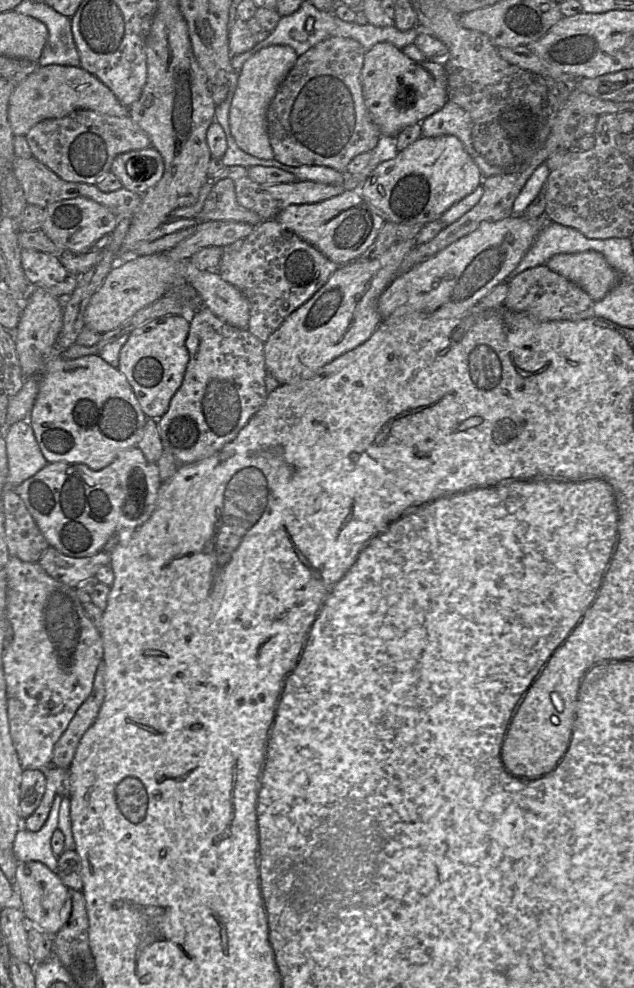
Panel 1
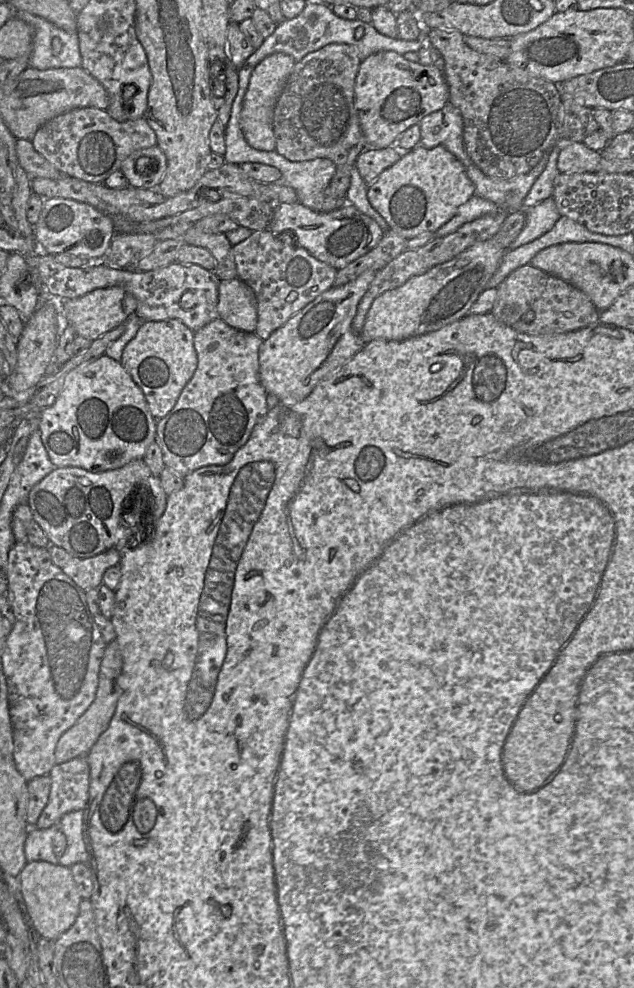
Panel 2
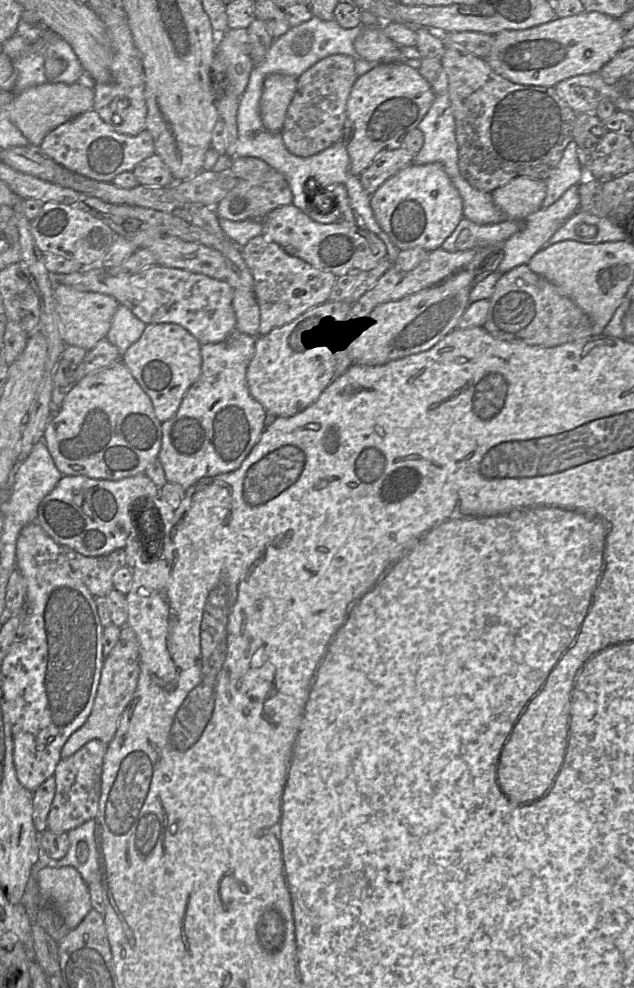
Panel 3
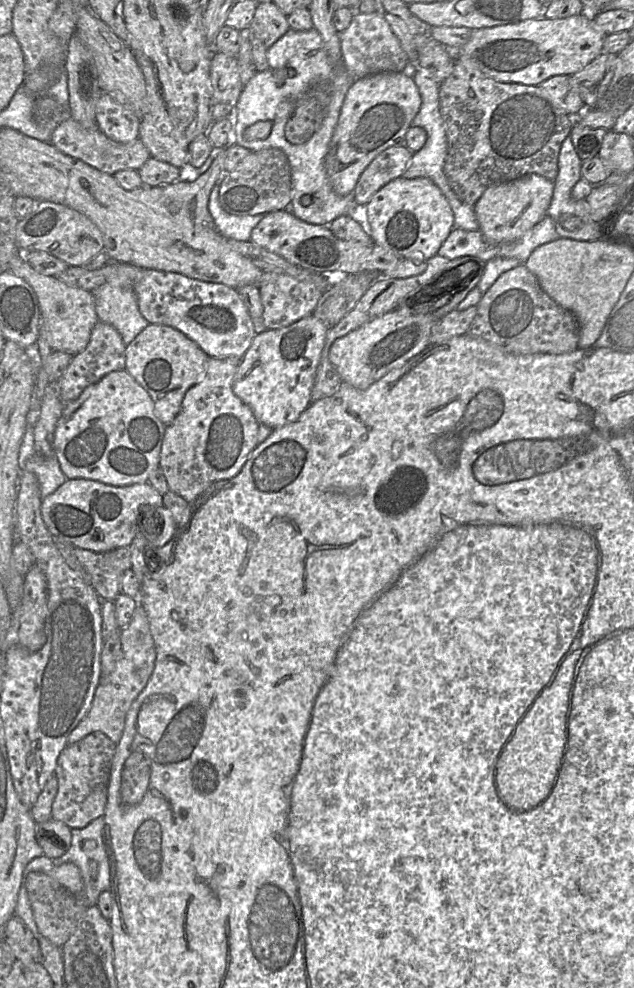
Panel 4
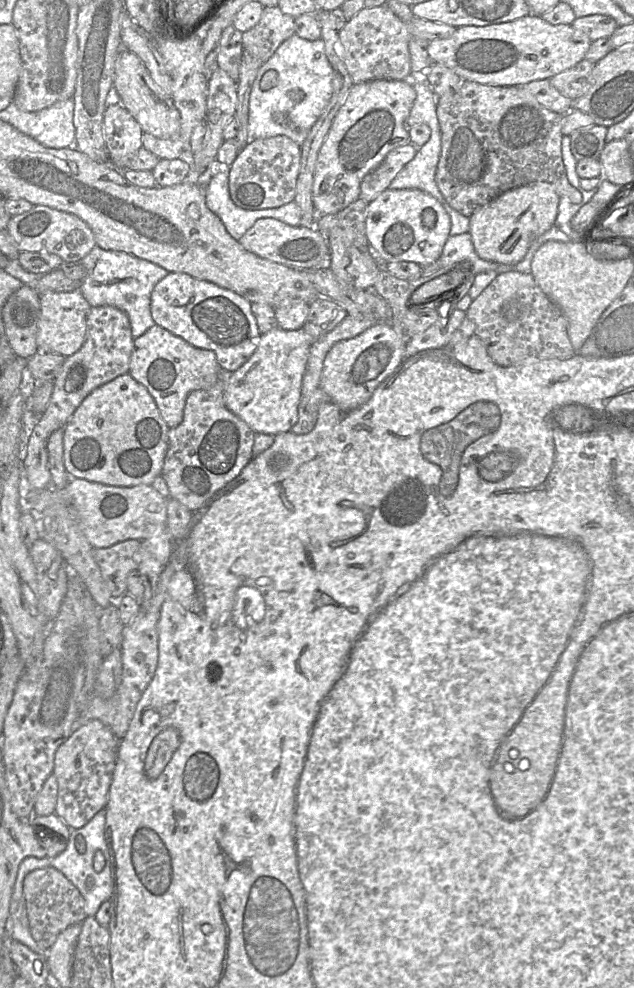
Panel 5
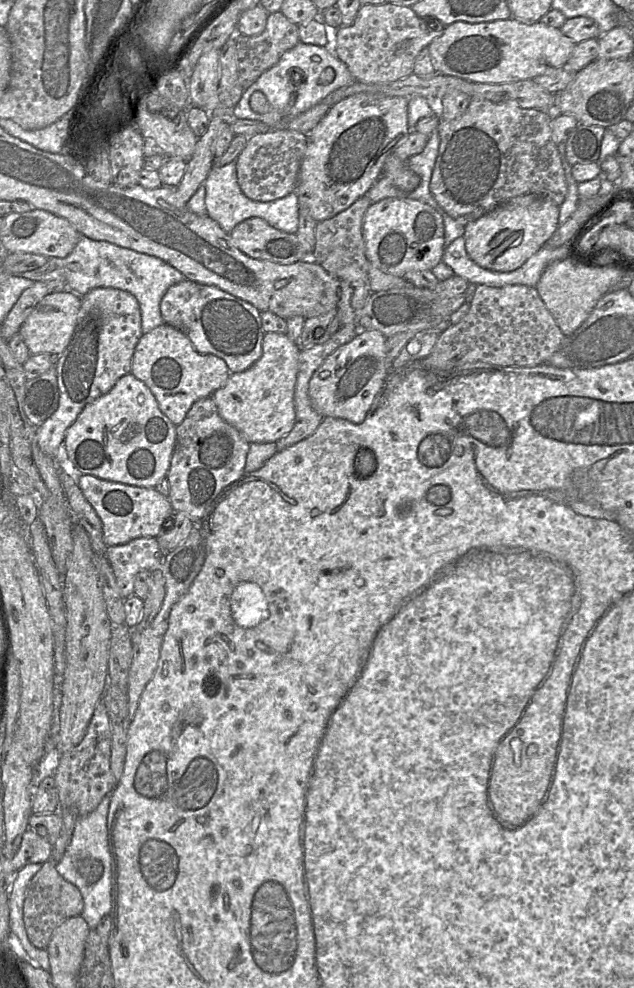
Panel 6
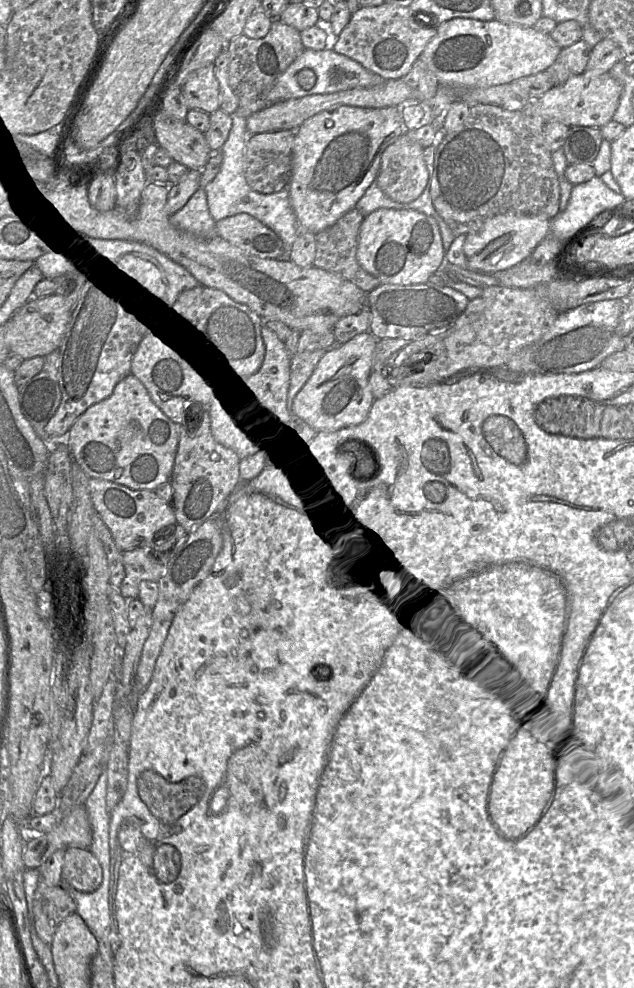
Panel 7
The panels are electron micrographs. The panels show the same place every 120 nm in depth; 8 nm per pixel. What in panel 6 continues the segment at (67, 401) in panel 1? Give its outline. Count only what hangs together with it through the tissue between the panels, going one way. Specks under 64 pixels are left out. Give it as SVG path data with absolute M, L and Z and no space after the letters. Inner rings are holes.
M132 373L125 374L107 393L87 403L64 438L68 458L80 474L149 488L166 477L175 444L176 425L161 411L149 387Z

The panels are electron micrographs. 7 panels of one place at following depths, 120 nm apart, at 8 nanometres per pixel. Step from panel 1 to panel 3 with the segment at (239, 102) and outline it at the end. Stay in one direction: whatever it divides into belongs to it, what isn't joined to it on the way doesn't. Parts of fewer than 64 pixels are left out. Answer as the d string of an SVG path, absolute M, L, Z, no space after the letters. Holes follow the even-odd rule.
M271 74L265 79L260 100L260 116L266 131L281 132L296 86L297 79L289 75Z

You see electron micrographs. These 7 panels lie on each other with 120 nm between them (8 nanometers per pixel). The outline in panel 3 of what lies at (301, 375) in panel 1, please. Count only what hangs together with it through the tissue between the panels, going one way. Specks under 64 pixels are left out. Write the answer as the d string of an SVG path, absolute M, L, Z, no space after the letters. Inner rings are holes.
M326 301L319 304L283 326L274 328L266 335L257 335L255 352L246 372L250 394L268 414L292 416L314 403L334 379L335 352L340 332L351 310L345 302Z

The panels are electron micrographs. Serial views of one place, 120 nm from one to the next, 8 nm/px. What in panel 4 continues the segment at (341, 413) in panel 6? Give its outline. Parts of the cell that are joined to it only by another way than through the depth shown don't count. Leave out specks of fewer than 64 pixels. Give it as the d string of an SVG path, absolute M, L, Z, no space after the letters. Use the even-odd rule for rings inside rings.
M408 307L396 308L336 339L330 347L329 360L343 383L347 383L359 390L365 390L389 371L402 366L409 359L428 348L434 323L435 319L428 313L412 313Z

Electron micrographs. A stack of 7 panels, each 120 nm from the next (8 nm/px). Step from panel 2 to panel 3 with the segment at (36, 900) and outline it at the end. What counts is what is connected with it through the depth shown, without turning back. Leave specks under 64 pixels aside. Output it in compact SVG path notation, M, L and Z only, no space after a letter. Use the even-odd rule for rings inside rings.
M46 866L37 874L39 892L62 916L66 926L74 929L92 909L91 898L87 884L81 874L72 866Z

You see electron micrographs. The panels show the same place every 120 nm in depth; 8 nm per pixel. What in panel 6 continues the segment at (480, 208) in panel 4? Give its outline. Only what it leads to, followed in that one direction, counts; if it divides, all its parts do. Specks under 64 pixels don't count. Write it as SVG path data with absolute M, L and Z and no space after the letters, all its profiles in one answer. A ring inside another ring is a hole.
M536 194L516 196L468 223L463 234L468 256L479 266L510 272L519 268L558 228L559 206Z

